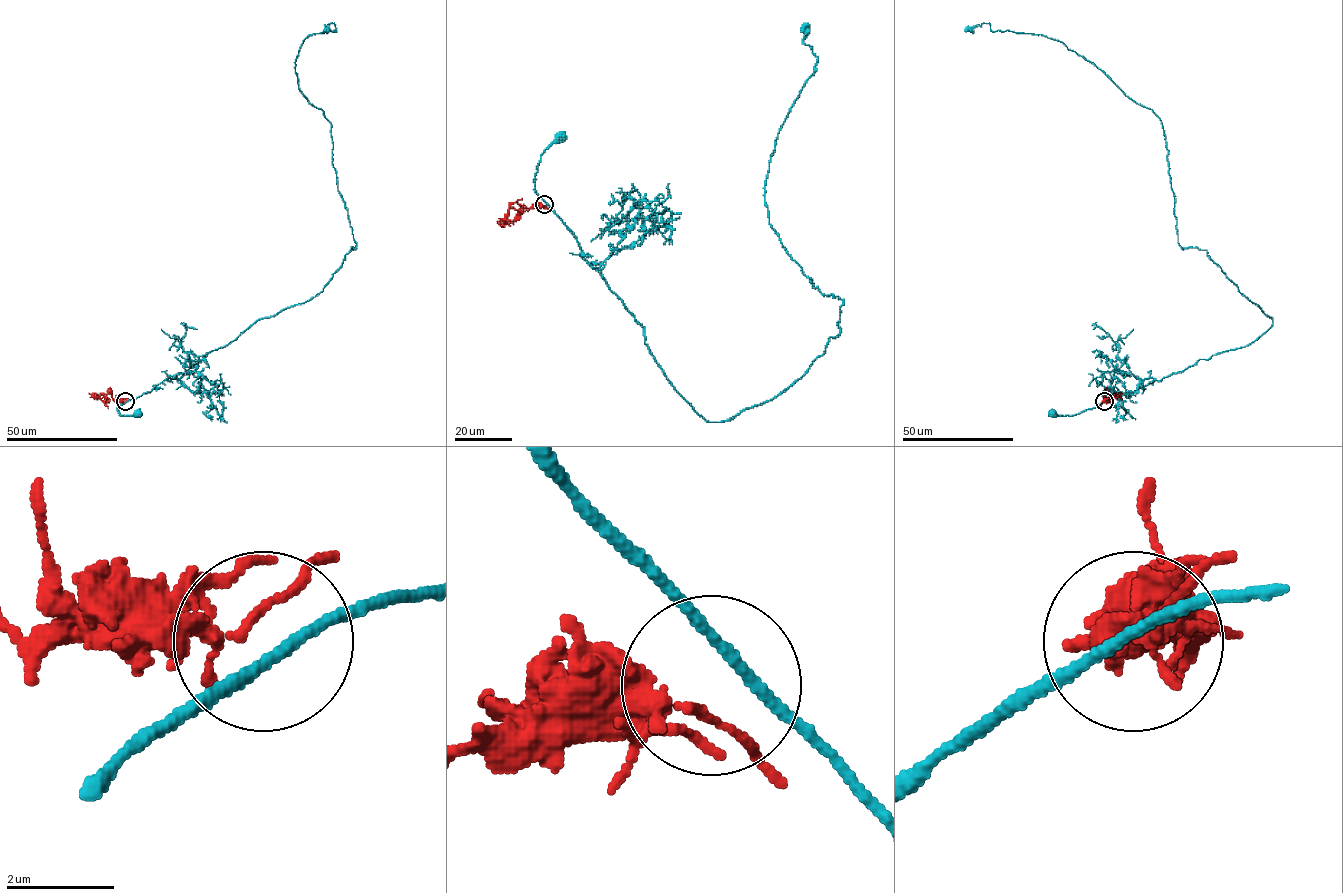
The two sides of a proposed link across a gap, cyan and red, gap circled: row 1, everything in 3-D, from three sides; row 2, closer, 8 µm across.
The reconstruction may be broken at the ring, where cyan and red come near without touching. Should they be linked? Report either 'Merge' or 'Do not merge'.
Do not merge

